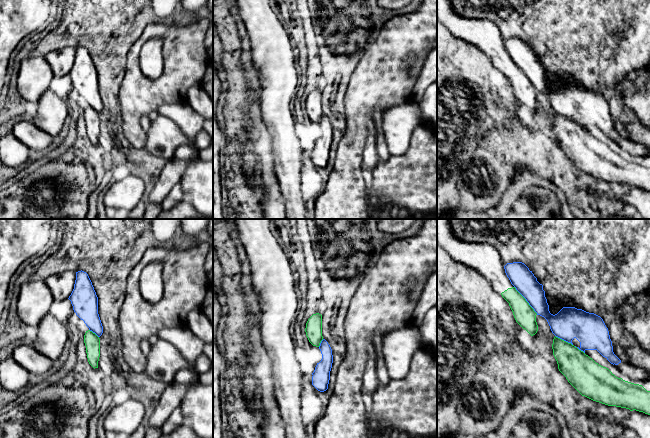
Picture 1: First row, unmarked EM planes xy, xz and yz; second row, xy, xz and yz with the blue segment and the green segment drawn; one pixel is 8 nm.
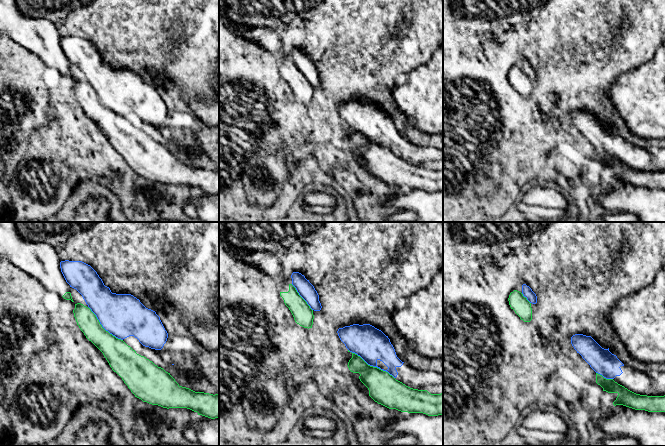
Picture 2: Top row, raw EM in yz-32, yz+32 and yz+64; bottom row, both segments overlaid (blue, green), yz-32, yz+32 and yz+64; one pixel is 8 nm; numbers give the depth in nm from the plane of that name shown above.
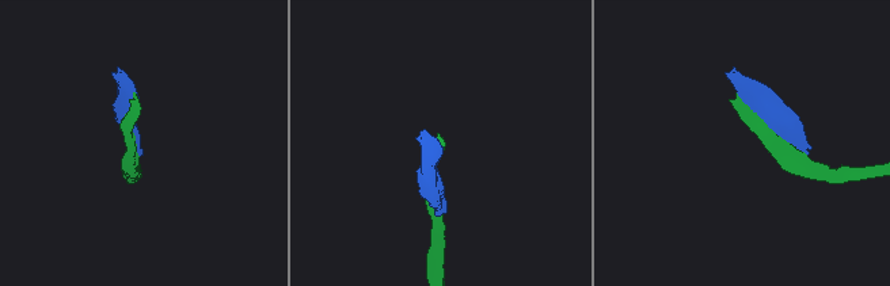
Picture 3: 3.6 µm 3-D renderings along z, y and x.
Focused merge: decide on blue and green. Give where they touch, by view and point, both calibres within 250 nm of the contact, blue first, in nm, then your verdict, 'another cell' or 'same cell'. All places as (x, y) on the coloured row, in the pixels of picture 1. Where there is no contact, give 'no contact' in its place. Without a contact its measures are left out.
meets blue in yz at (526, 300); 180 nm thick on the blue side, 170 nm on the other; another cell

